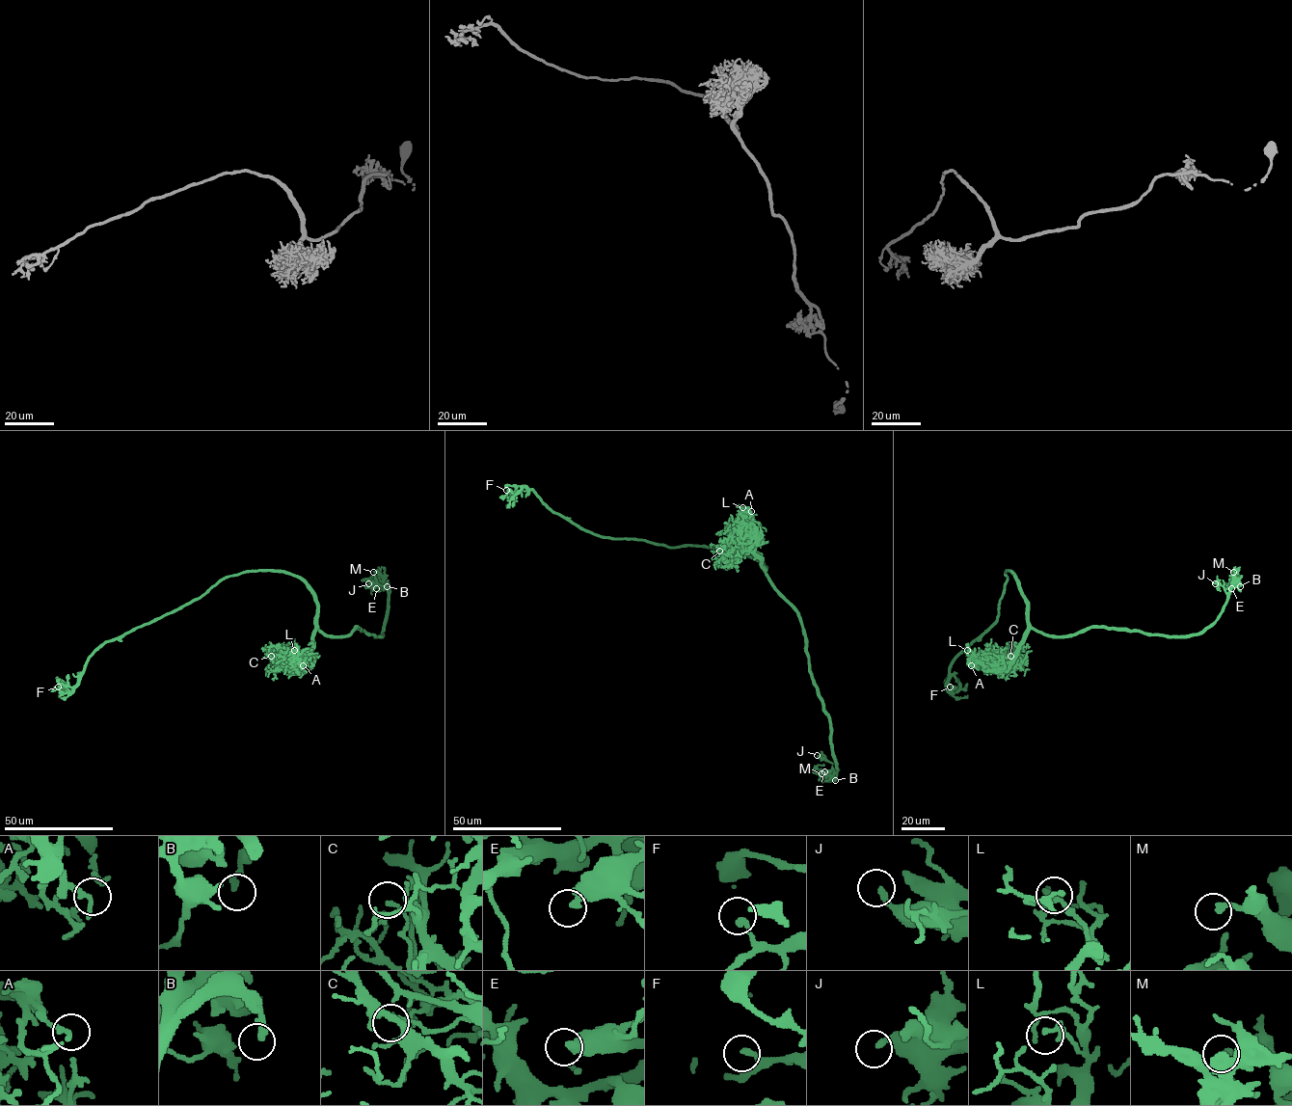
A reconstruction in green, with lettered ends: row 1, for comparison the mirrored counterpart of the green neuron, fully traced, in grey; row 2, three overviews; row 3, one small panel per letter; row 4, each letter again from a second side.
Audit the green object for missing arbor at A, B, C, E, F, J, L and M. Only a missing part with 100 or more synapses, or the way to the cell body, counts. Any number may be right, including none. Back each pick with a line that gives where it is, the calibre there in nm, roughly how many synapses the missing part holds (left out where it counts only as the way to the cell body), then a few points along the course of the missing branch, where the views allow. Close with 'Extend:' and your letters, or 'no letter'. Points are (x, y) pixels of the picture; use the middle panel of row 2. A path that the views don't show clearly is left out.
B: at (835, 780); 260 nm thick; missing branch runs (835, 780), (831, 784), (831, 792), (837, 807), (839, 823), (829, 832), (824, 832)
Extend: B

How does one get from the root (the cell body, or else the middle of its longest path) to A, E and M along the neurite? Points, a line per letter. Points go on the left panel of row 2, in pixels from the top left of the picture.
A: (307, 584), (316, 604), (316, 630), (306, 660), (299, 664), (293, 660), (297, 660), (297, 663), (303, 665)
E: (307, 584), (316, 604), (316, 627), (335, 636), (347, 636), (356, 628), (382, 635), (388, 584), (376, 588)
M: (307, 584), (316, 604), (316, 627), (325, 634), (347, 636), (358, 628), (382, 635), (389, 586), (373, 572)

